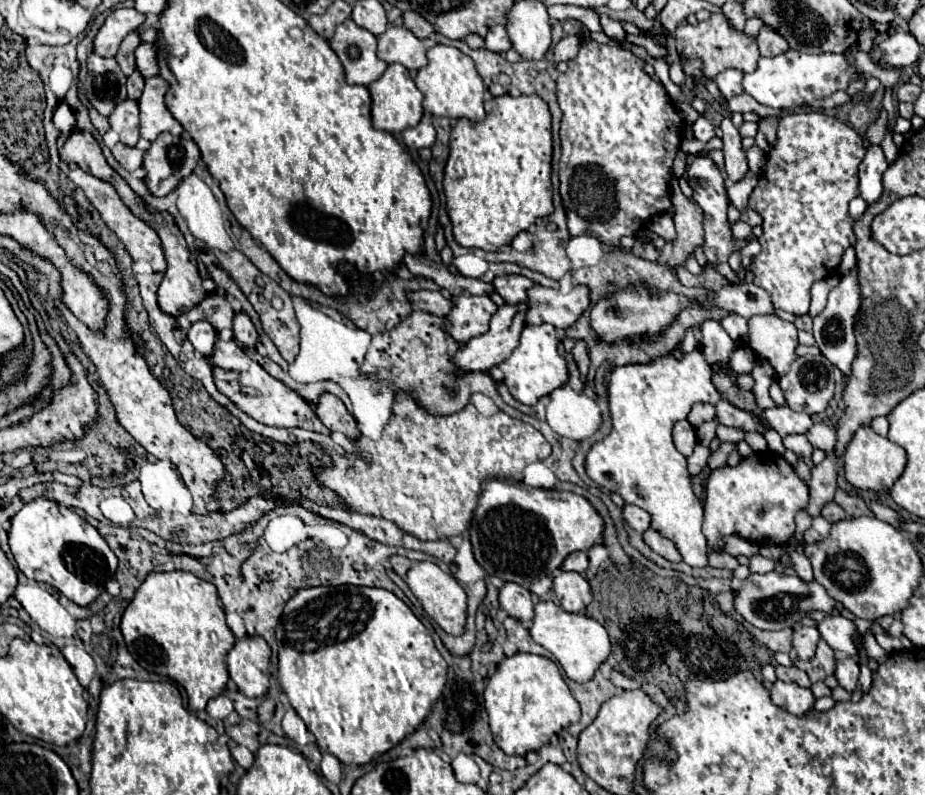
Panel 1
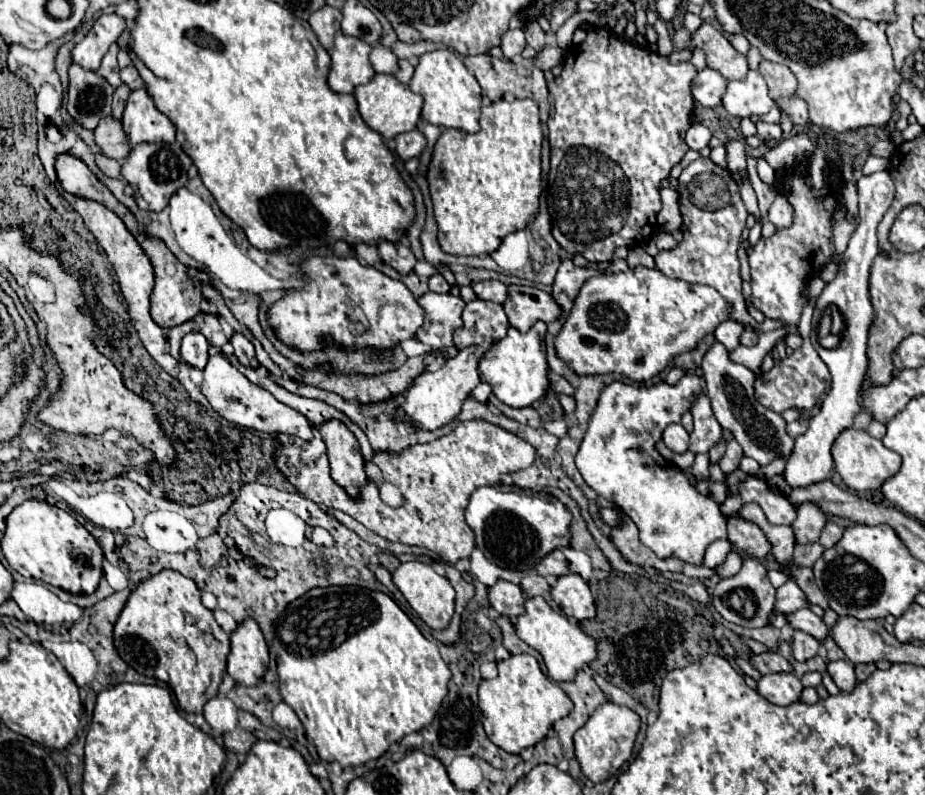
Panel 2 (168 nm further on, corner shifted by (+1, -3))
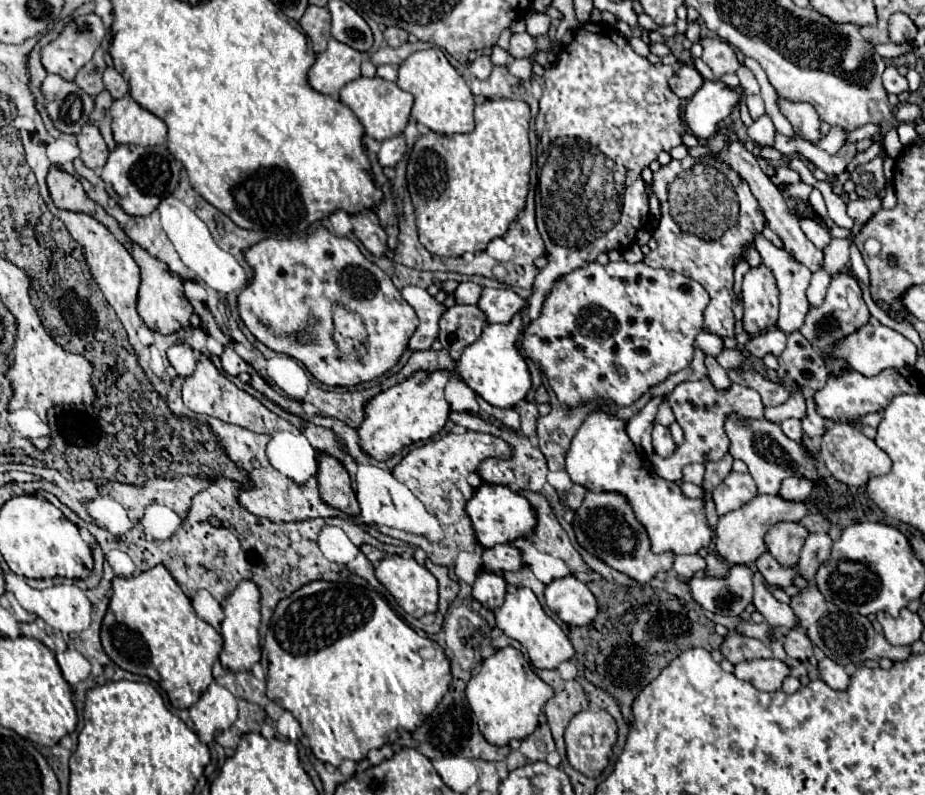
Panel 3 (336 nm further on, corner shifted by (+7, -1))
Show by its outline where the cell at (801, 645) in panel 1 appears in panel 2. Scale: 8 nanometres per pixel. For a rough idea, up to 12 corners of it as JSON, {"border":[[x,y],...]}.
{"border":[[797,630],[793,634],[793,656],[807,662],[819,652],[819,642]]}

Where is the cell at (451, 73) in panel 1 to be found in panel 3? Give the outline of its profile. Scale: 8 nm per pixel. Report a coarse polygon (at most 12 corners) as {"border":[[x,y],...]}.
{"border":[[439,48],[413,52],[397,86],[410,120],[443,135],[475,128],[474,94]]}

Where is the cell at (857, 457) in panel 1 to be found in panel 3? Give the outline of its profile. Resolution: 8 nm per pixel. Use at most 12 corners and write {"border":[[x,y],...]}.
{"border":[[835,422],[819,458],[847,486],[891,468],[859,428]]}

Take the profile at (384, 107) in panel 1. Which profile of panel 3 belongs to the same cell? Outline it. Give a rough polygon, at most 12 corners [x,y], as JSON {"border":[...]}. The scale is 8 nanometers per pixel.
{"border":[[379,76],[349,82],[339,100],[365,136],[399,136],[413,96]]}

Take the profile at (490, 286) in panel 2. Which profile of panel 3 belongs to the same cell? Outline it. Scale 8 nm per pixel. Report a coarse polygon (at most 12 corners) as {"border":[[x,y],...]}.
{"border":[[459,284],[453,296],[455,304],[477,304],[481,286]]}

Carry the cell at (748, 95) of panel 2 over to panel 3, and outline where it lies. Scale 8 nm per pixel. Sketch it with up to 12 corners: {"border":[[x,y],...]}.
{"border":[[705,80],[683,106],[695,138],[717,124],[745,98],[741,88]]}

